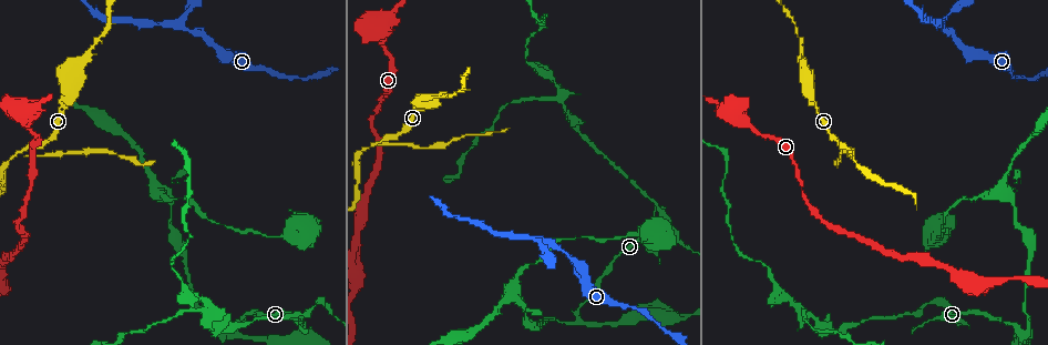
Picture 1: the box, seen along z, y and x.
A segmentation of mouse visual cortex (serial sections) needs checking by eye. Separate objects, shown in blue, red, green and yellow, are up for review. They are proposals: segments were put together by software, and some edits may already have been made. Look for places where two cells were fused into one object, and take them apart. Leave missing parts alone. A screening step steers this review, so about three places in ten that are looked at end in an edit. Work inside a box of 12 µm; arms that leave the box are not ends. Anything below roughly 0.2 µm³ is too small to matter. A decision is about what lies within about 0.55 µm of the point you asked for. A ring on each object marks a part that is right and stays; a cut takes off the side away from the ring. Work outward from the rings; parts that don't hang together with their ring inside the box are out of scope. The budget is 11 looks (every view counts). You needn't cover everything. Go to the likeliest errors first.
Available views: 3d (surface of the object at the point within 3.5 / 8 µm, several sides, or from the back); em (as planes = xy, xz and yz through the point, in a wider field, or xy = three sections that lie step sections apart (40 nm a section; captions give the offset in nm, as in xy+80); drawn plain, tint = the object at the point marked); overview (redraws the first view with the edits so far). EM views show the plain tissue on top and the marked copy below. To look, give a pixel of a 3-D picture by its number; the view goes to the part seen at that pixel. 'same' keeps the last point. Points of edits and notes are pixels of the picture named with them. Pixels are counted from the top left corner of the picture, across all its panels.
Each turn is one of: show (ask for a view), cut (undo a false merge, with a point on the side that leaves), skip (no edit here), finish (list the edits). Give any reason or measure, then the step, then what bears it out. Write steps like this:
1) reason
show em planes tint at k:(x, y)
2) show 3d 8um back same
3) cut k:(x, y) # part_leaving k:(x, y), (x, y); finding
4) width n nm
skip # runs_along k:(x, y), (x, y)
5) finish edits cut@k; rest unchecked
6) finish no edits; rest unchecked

sharp bend
show 3d 3.5um back at 1:(574, 322)

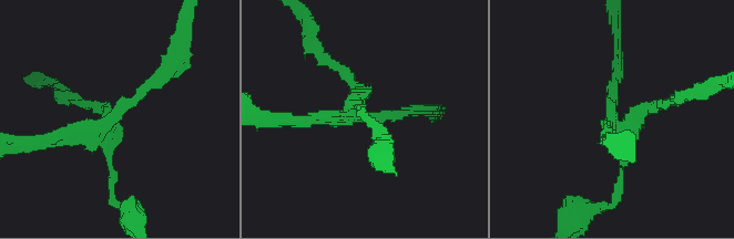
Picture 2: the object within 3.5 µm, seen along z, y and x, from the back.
need the tissue
show em xy step 1 tint at 2:(610, 119)

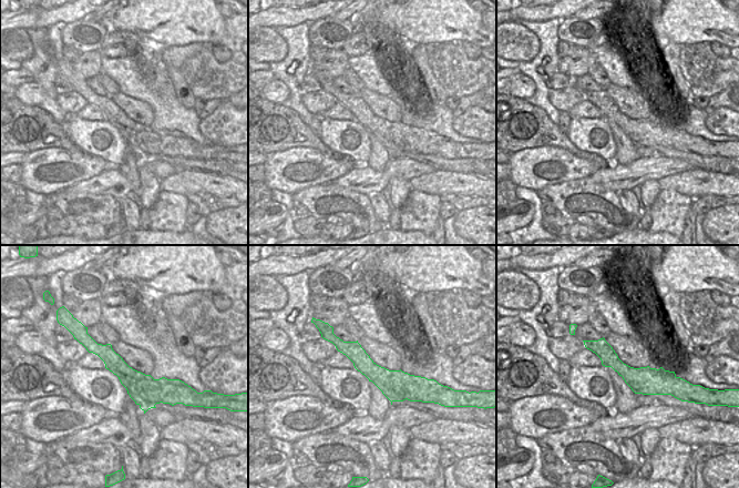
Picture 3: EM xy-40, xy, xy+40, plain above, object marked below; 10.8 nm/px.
skip # runs_along 2:(334, 64), (357, 90), (362, 116), (416, 110); continuous, no second cell

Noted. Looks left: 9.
branch point
show 3d 3.5um at 1:(1006, 193)

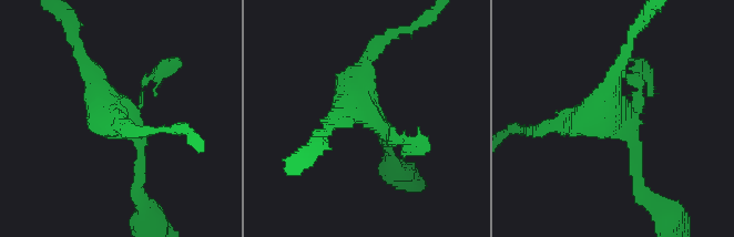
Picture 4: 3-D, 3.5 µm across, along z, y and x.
shape alone is not enough
show em planes tint at 4:(366, 114)

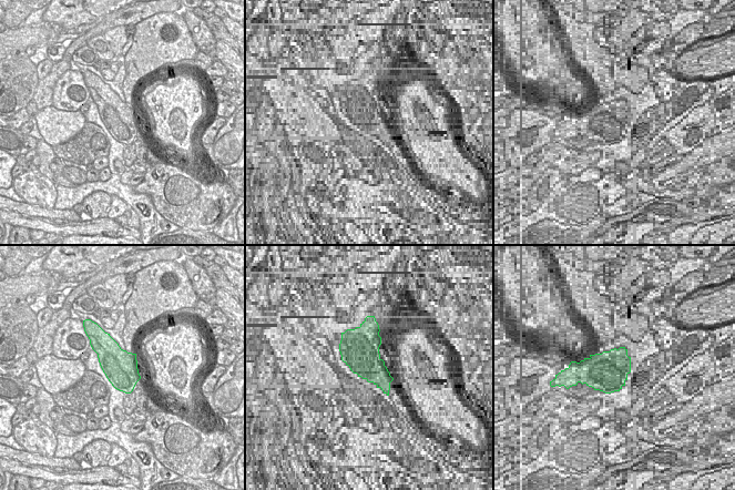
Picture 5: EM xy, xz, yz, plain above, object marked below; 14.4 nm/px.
skip # runs_along 4:(639, 175), (615, 121), (548, 124); all the same cell

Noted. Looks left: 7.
a narrow waist
show 3d 3.5um at 1:(369, 146)

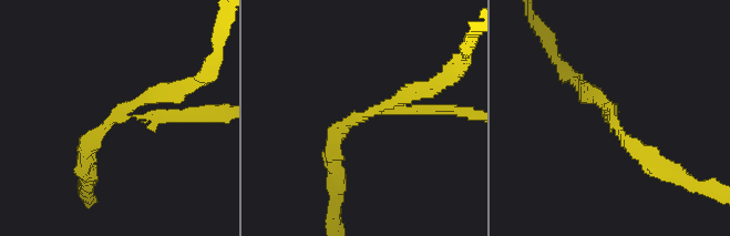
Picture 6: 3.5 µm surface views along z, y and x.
show em xy step 1 tint at 6:(614, 114)

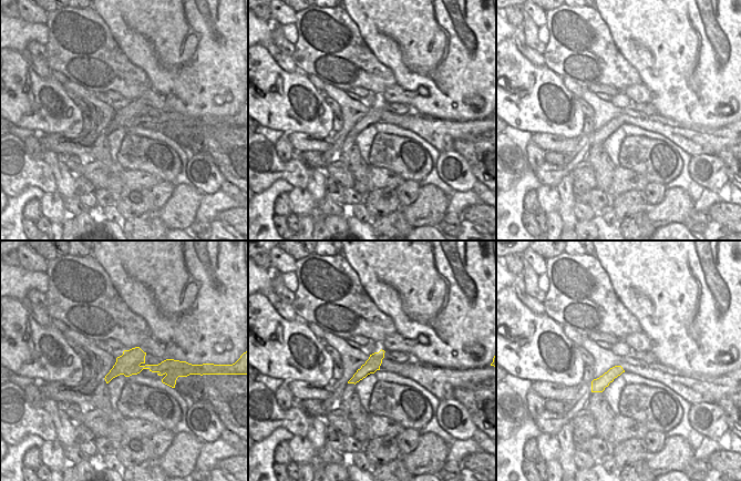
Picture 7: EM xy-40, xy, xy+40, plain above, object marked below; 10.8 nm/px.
cut it another way
show em xy step 3 tint same

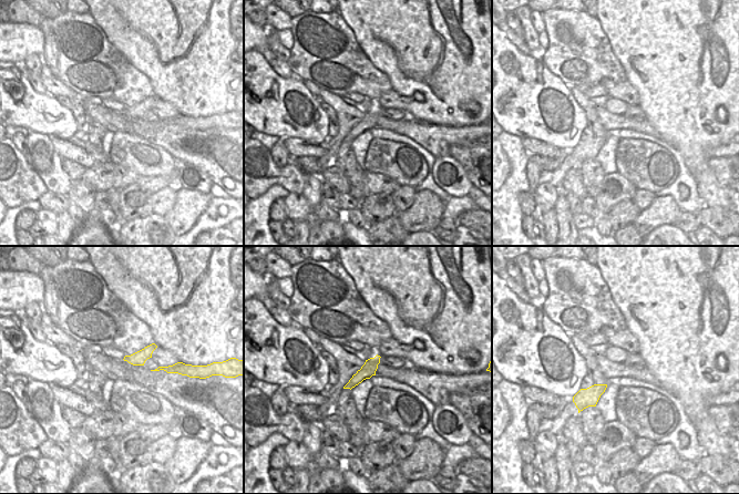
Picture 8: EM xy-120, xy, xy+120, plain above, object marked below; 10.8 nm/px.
skip # runs_along 8:(377, 359), (349, 386); all the same cell

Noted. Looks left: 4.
sharp bend
show em planes tint at 1:(536, 236)

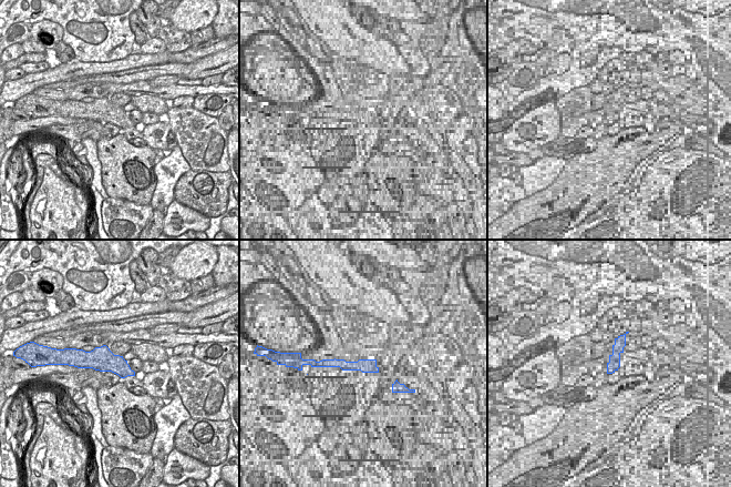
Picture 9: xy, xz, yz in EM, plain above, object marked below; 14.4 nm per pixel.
wider look
show 3d 3.5um same

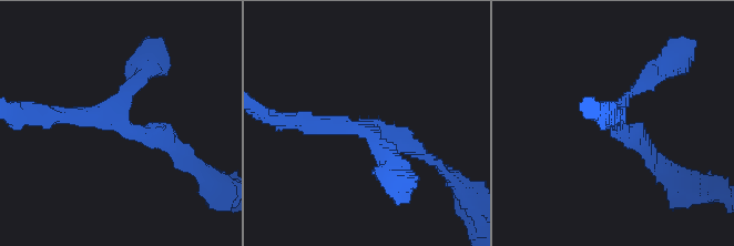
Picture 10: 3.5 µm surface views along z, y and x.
arms 3
skip # runs_along 10:(177, 151), (161, 133), (46, 113); all the same cell

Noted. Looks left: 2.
sudden change in width
show 3d 3.5um at 1:(386, 17)

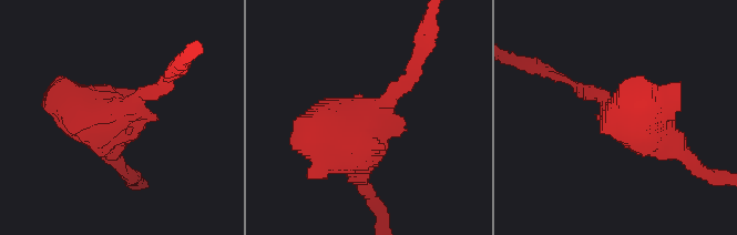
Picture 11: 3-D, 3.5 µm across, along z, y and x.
skip # runs_along 11:(672, 141), (566, 80); one cell here

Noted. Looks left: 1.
finish no edits; rest unchecked

